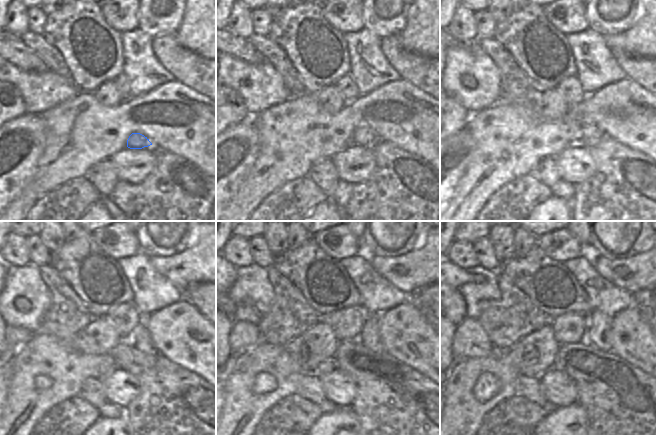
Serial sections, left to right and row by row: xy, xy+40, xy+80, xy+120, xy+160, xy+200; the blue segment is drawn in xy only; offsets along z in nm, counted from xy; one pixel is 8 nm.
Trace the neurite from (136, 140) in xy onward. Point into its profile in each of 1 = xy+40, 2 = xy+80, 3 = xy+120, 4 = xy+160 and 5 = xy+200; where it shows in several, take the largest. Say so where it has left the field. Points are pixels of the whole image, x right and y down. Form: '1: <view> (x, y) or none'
1: xy+40 (363, 136)
2: xy+80 (590, 134)
3: xy+120 (142, 341)
4: xy+160 (370, 336)
5: xy+200 (598, 323)

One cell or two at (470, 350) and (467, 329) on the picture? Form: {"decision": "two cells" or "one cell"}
{"decision": "one cell"}

